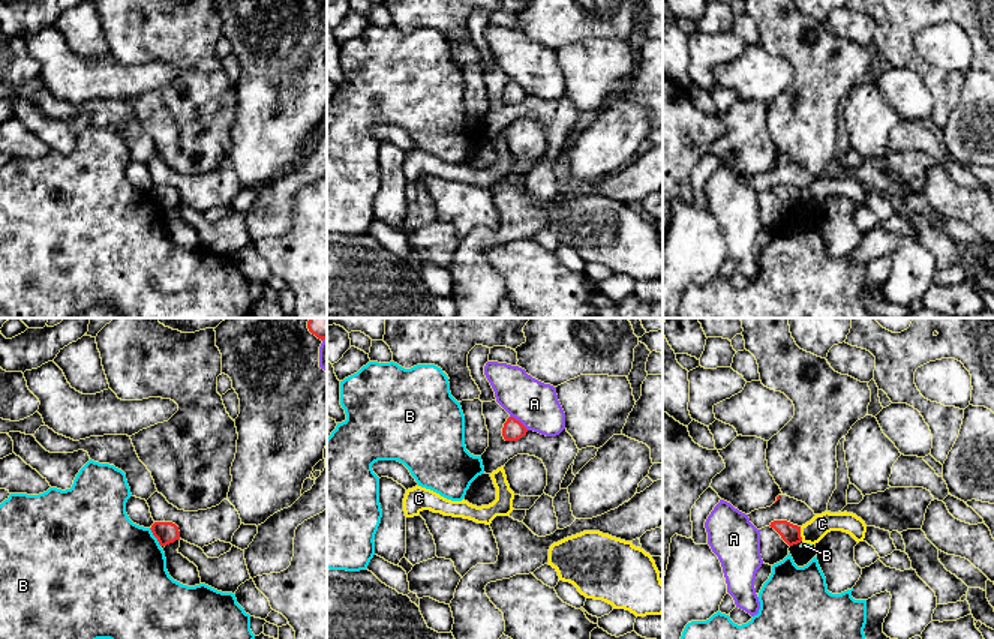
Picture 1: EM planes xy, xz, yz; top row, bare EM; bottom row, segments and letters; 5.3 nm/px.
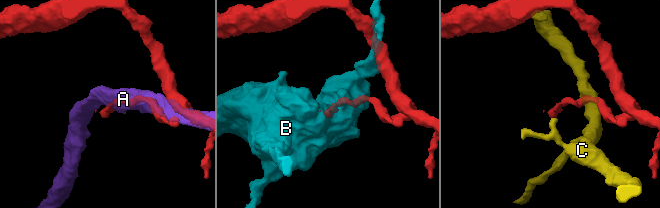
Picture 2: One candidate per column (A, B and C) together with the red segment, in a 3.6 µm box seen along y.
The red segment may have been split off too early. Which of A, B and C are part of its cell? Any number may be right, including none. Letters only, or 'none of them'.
none of them

